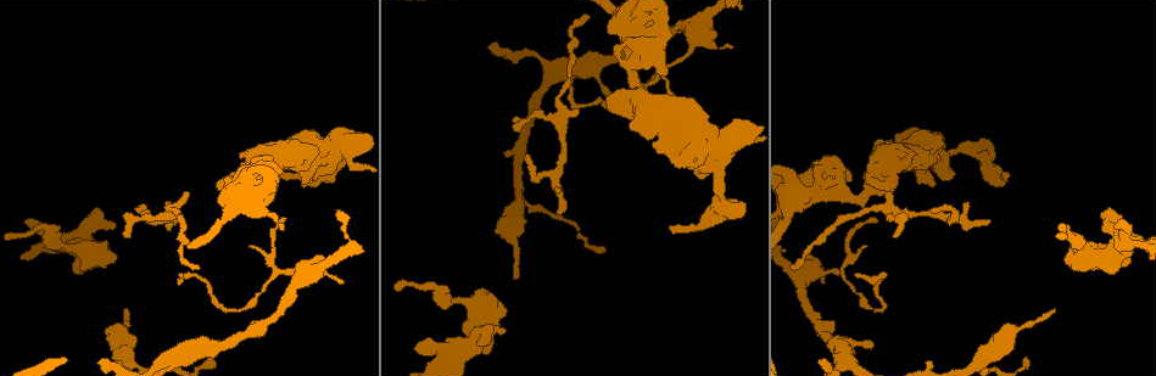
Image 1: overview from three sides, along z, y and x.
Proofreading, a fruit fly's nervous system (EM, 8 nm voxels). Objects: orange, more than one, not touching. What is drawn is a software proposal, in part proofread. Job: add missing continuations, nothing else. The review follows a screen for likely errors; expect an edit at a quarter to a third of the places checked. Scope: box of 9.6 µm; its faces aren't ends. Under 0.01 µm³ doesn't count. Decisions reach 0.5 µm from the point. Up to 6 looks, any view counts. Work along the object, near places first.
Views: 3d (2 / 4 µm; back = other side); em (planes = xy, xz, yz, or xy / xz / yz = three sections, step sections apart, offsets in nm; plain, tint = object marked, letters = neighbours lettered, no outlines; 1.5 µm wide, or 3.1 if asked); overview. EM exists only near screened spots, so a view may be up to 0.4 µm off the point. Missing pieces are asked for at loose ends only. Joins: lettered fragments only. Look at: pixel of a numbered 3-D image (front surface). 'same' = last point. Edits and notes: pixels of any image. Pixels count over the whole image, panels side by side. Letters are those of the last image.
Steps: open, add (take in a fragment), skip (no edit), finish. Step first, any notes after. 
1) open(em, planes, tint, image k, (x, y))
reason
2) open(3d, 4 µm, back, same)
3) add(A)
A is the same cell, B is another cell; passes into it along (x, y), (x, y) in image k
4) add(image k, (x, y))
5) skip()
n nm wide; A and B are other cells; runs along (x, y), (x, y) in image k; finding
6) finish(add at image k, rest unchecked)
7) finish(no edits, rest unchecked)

open(em, planes, letters, image 1, (560, 191))

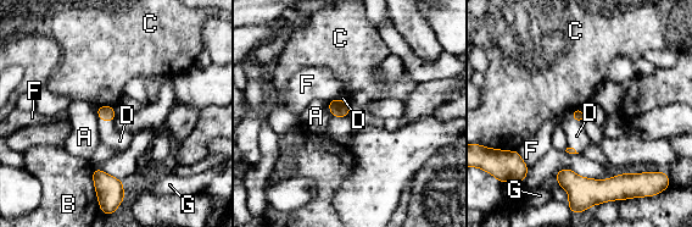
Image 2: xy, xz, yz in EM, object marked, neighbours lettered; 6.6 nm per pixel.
add(D)
B touches over 190 nm; D is the same cell, A, B, C, F and G are other cells; it goes on there

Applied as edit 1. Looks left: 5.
open(overview)
see it whole again

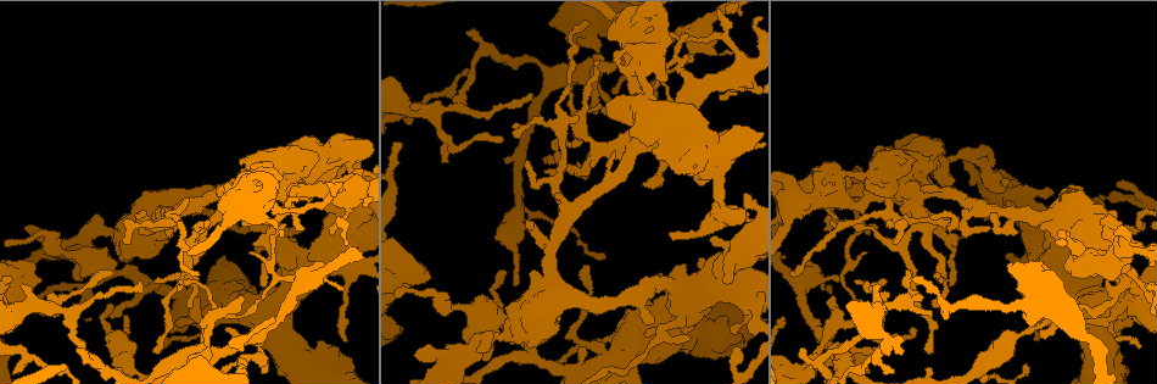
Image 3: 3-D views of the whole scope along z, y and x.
open(em, planes, letters, image 3, (863, 287))
branch stops here

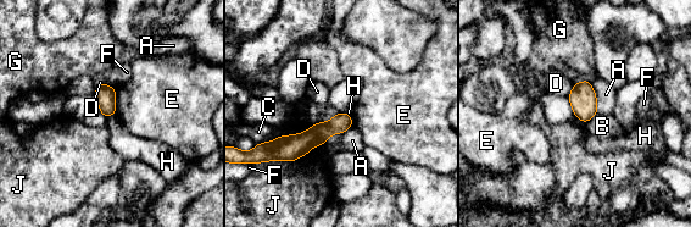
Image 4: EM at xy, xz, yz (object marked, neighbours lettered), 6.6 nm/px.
skip()
A, B, C, D, E, F, G, H and J are other cells; no lettered fragment goes on from it

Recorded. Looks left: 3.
open(em, xy, step 4, letters, image 3, (76, 351))
branch stops here

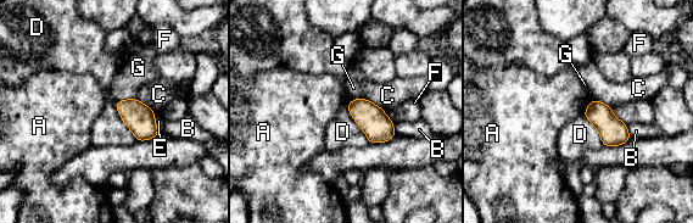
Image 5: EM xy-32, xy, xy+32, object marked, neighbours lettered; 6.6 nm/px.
skip()
A, B, C, D, E, F and G are other cells; border along (116, 101), (119, 117), (135, 139) in image 5; none of them fits

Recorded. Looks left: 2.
finish(add at image 2, rest unchecked)

